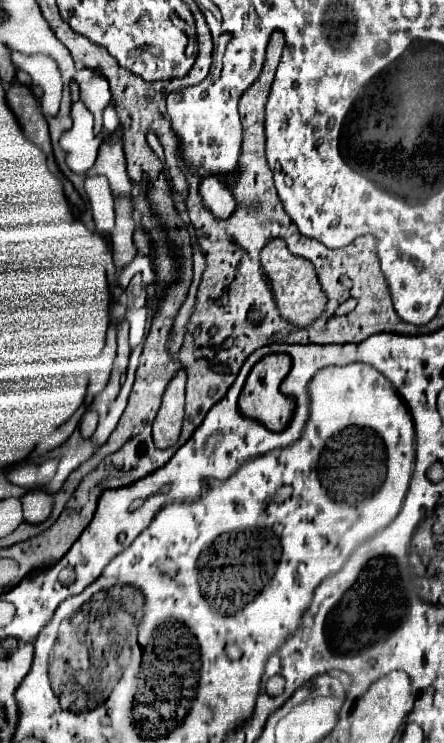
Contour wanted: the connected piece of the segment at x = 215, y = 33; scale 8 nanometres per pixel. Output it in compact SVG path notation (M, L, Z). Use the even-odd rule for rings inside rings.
M206 11L203 14L210 29L214 45L216 45L220 35L223 33L221 30L221 22L210 11Z

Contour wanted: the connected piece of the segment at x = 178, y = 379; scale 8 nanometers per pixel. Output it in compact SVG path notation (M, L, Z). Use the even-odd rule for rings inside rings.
M179 370L169 382L161 410L153 422L153 442L157 448L171 448L179 440L185 410L185 372Z

